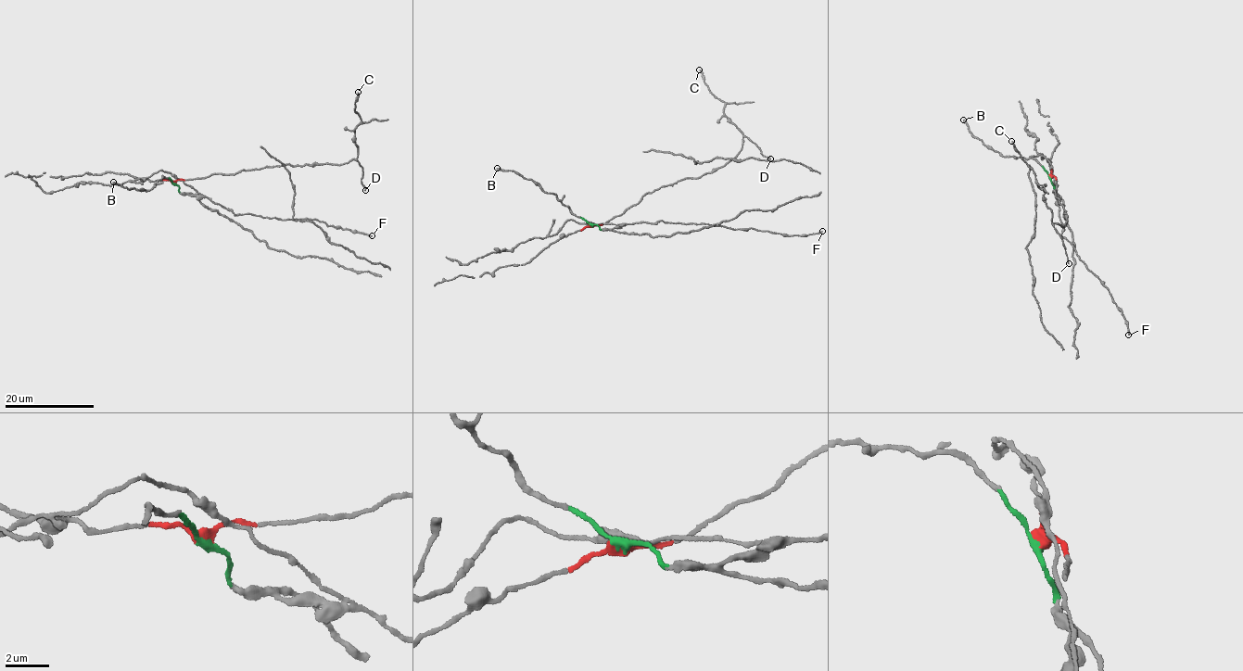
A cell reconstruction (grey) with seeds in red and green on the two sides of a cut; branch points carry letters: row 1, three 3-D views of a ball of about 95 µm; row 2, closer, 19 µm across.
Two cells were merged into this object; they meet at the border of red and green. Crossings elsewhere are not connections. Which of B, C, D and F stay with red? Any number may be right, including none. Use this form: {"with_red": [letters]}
{"with_red": ["C", "D"]}

